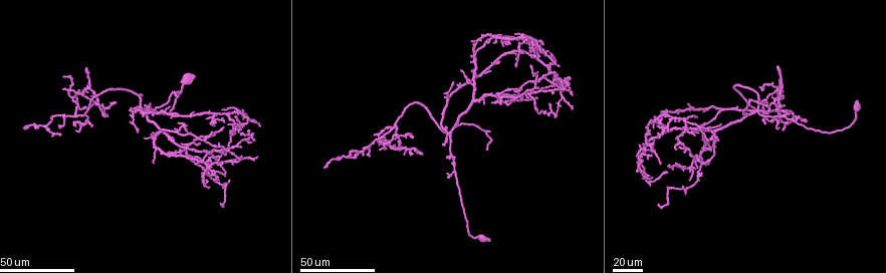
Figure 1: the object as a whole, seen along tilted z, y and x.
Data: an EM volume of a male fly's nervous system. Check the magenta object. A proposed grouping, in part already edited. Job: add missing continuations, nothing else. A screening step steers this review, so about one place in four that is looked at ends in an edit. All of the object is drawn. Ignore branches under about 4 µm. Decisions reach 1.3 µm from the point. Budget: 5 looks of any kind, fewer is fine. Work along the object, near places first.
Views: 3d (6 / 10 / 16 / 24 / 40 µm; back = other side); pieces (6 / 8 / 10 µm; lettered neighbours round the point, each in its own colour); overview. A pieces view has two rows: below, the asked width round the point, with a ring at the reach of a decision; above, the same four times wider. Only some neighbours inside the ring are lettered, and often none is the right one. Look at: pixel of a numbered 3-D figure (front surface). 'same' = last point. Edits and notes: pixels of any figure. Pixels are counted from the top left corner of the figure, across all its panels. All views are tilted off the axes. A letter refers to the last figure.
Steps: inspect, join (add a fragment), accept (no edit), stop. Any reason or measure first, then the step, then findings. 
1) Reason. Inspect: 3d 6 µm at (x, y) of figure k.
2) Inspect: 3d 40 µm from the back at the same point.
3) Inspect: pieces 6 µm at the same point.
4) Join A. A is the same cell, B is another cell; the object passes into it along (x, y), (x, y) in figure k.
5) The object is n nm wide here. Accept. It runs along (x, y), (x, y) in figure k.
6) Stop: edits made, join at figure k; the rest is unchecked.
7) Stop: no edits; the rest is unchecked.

Branch stops here. Inspect: 3d 40 µm at (649, 174) of figure 1.

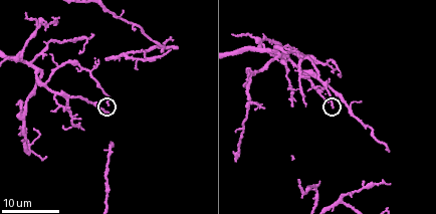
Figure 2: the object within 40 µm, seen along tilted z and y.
Inspect: pieces 8 µm at (331, 106) of figure 2.

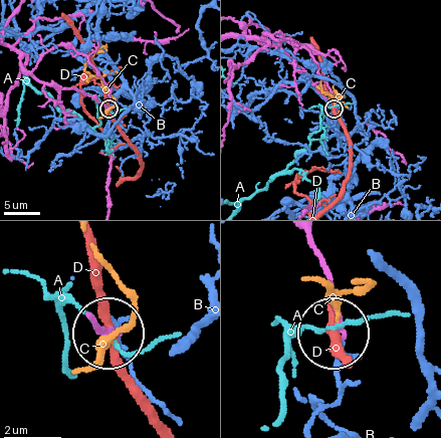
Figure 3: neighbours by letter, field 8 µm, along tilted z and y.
Accept. A, B, C and D are other cells; it runs along (261, 37), (271, 34), (305, 48), (328, 87), (334, 106) in figure 3; none of them fits.

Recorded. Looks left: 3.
Inspect: 3d 16 µm at (160, 51) of figure 2.

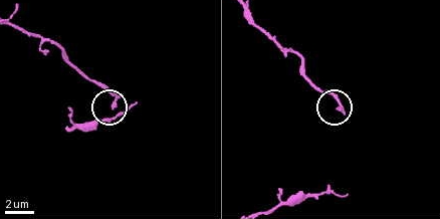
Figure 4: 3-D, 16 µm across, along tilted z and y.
Inspect: pieces 10 µm at (339, 111) of figure 4.

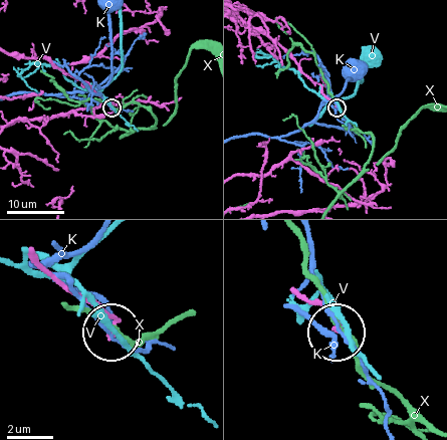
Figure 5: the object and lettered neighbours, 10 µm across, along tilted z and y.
Accept. K, V and X are other cells; it runs along (298, 289), (323, 307), (337, 330) in figure 5; none of them fits.

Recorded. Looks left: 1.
Stop: no edits; the rest is unchecked.

